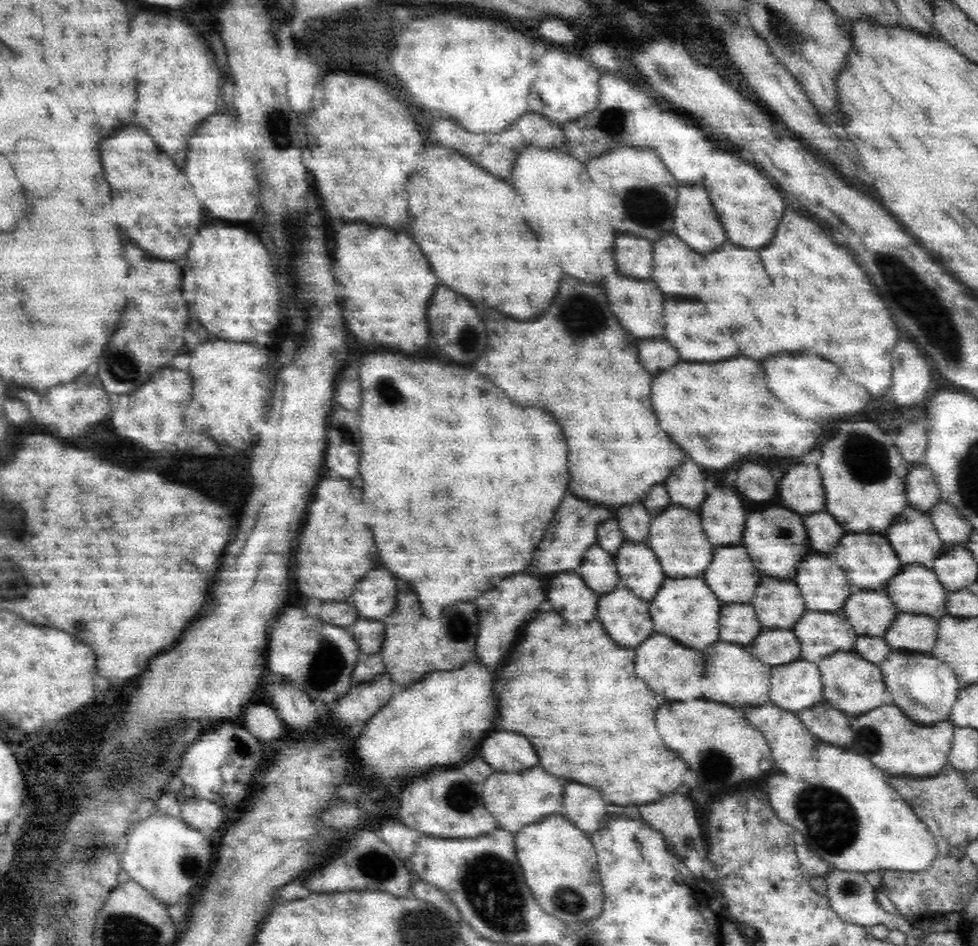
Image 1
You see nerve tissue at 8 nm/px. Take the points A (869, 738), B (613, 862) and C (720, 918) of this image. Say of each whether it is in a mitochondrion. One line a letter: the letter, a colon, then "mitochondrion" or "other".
A: mitochondrion
B: other
C: other

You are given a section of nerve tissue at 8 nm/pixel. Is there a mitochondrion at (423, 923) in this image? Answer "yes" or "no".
yes

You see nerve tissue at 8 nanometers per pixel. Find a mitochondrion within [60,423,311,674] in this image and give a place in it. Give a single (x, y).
(120, 453)

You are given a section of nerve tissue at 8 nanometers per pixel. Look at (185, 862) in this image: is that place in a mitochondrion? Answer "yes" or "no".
yes

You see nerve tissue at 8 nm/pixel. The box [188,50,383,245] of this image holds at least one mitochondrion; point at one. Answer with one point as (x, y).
(279, 129)

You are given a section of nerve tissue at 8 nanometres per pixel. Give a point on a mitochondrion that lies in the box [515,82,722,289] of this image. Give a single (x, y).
(642, 206)

